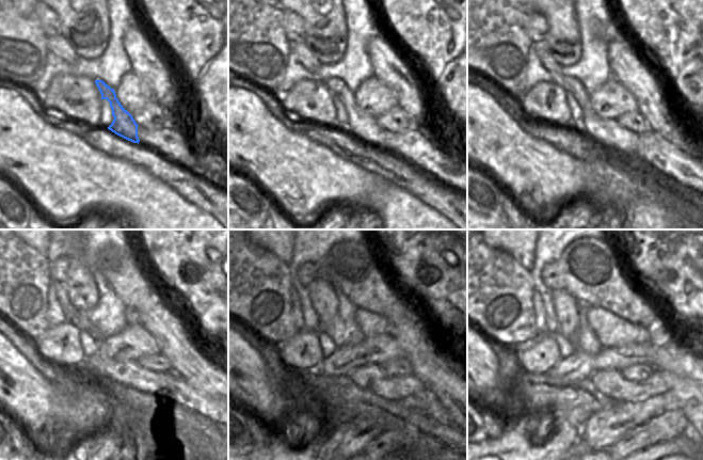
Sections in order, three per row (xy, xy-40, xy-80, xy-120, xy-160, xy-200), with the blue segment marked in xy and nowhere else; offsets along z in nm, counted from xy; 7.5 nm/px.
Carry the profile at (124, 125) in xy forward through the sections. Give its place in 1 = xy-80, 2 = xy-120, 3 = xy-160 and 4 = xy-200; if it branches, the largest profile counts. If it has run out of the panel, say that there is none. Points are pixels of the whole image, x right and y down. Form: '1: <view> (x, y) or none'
1: xy-80 (607, 131)
2: xy-120 (130, 374)
3: xy-160 (370, 377)
4: xy-200 (611, 383)

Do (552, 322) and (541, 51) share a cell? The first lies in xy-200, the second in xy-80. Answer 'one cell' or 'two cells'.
one cell

